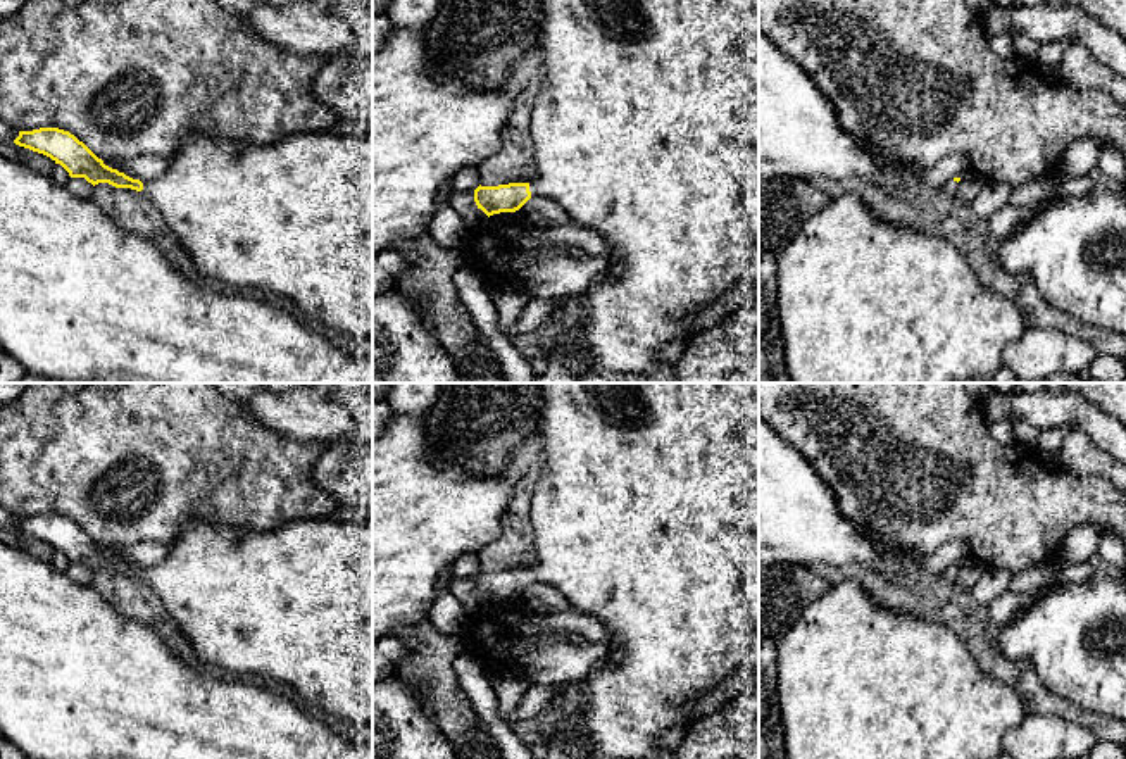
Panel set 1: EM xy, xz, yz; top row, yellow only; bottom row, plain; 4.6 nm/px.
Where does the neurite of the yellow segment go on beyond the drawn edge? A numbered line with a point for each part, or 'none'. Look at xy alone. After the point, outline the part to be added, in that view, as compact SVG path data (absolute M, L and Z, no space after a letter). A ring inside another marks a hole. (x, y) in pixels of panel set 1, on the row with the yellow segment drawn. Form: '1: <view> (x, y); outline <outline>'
1: xy (294, 218); outline M372 128L359 129L350 135L333 131L295 133L267 145L241 140L217 140L210 135L190 133L179 141L167 171L155 181L145 183L141 191L159 207L172 238L185 248L185 254L191 257L195 271L202 276L245 293L274 293L290 300L309 319L347 336L372 336Z

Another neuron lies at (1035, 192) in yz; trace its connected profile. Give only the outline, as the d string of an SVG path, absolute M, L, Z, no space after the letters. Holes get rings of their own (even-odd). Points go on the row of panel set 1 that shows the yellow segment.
M1052 171L1042 178L1031 179L1017 188L1012 188L1009 204L1028 209L1038 207L1059 191L1060 183L1060 171Z

